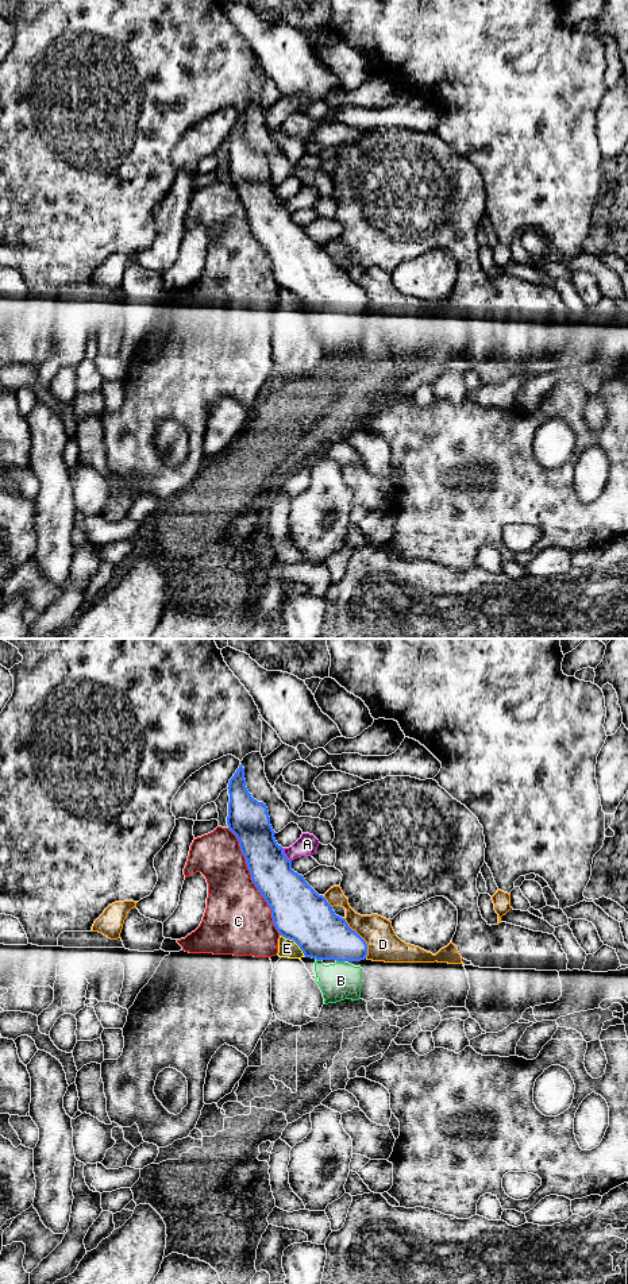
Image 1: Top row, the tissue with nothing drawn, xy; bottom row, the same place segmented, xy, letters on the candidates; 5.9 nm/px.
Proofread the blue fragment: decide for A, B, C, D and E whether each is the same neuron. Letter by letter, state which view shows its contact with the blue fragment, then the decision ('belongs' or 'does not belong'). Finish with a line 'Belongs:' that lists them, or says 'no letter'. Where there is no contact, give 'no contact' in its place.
A: xy | does not belong
B: xy | belongs
C: xy | does not belong
D: xy | does not belong
E: xy | does not belong
Belongs: B

